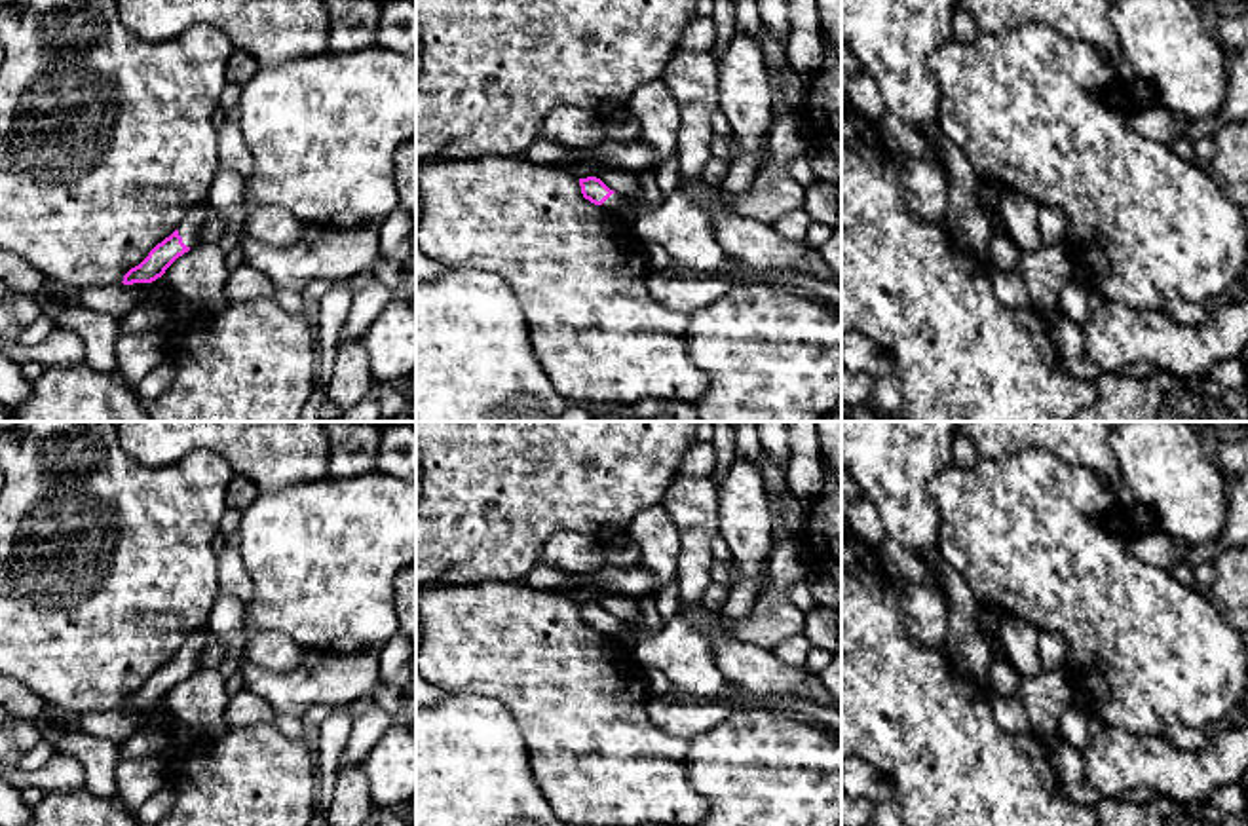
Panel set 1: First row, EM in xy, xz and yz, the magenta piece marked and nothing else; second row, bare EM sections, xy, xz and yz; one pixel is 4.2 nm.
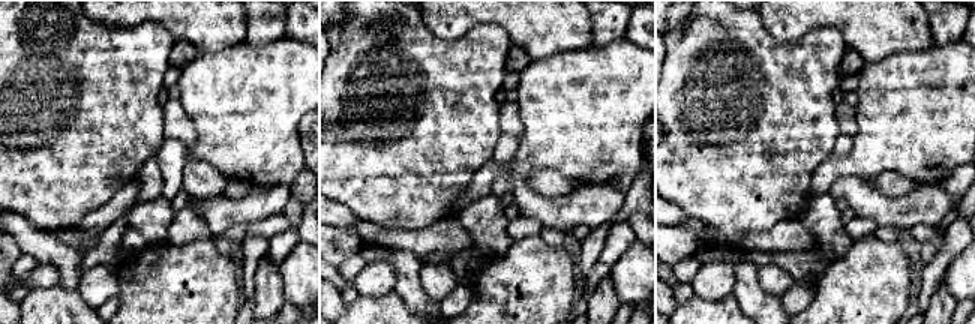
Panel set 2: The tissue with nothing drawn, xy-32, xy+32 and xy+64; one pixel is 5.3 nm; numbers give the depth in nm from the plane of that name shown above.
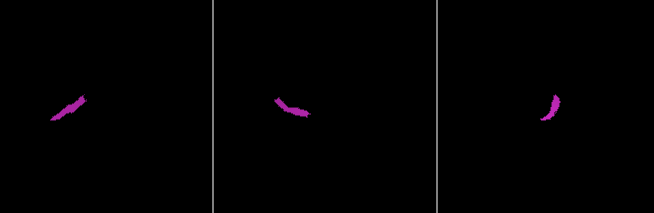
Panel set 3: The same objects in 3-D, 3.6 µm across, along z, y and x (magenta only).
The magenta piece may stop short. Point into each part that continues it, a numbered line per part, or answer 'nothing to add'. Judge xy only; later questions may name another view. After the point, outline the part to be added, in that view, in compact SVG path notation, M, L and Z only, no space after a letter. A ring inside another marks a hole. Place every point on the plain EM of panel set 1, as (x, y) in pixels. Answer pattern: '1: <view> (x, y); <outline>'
1: xy (190, 654); M198 630L184 640L184 644L177 655L186 672L194 674L199 668L201 653L203 653L207 642L209 640L203 634L203 630Z

